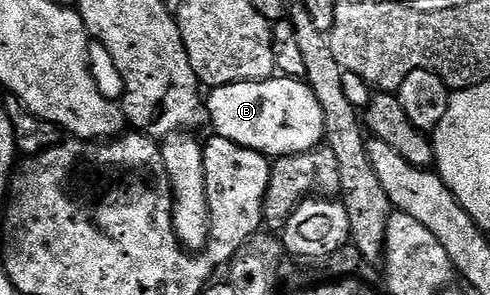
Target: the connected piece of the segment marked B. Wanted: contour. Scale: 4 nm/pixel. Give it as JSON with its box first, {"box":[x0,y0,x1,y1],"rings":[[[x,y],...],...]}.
{"box":[207,75,325,158],"rings":[[[274,75],[272,80],[259,82],[235,82],[212,89],[207,96],[207,120],[213,123],[212,131],[239,146],[247,146],[270,158],[295,156],[322,147],[325,139],[323,110],[315,99],[311,86],[304,79],[293,80],[290,76]]]}

